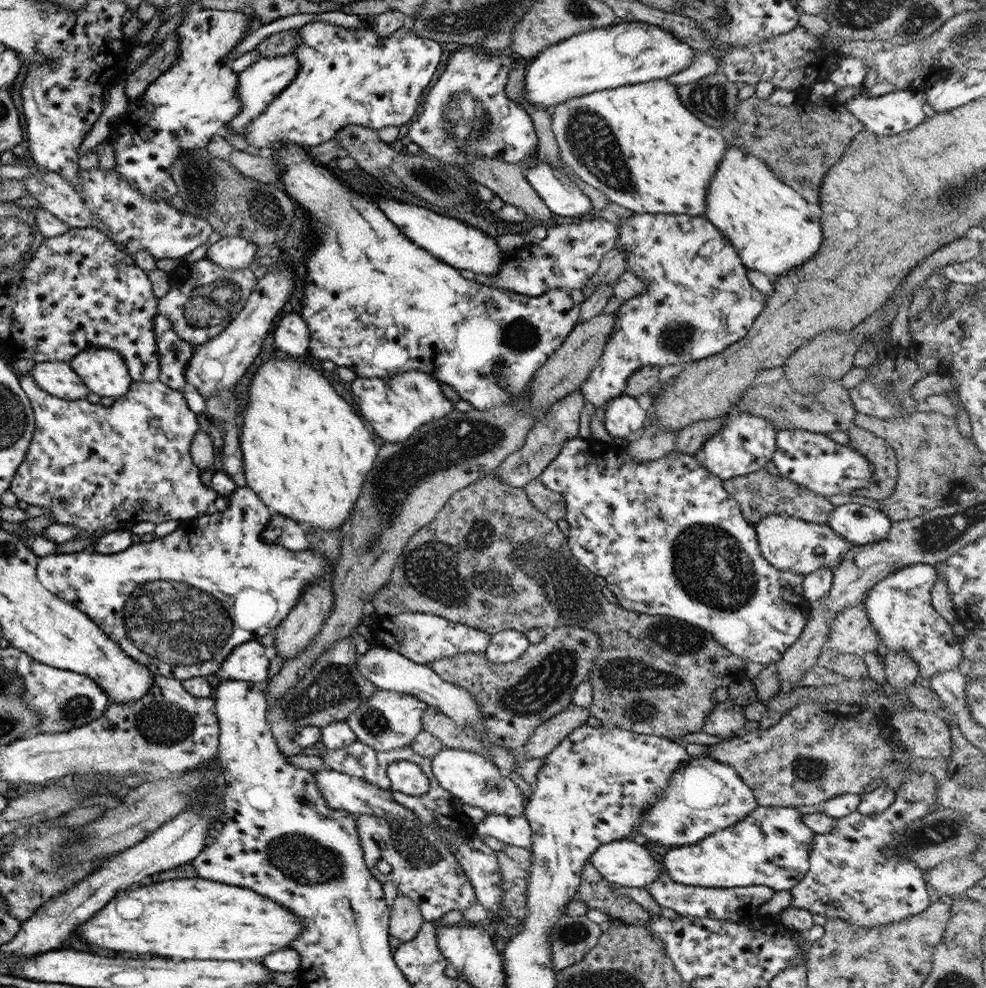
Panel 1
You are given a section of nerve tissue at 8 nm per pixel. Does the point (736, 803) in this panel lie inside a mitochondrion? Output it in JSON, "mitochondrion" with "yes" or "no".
{"mitochondrion":"no"}

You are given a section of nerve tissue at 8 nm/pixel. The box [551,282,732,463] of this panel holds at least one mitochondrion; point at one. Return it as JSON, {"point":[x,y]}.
{"point":[675,336]}

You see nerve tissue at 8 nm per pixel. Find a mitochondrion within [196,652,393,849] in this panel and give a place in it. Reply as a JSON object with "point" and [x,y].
{"point":[335,684]}

